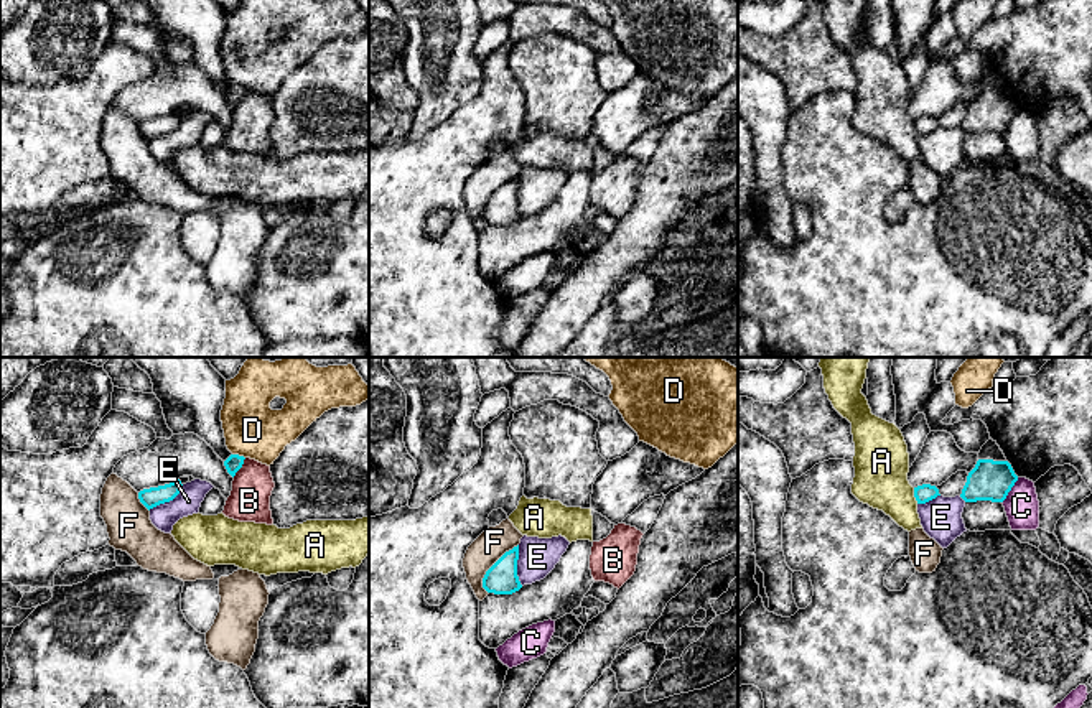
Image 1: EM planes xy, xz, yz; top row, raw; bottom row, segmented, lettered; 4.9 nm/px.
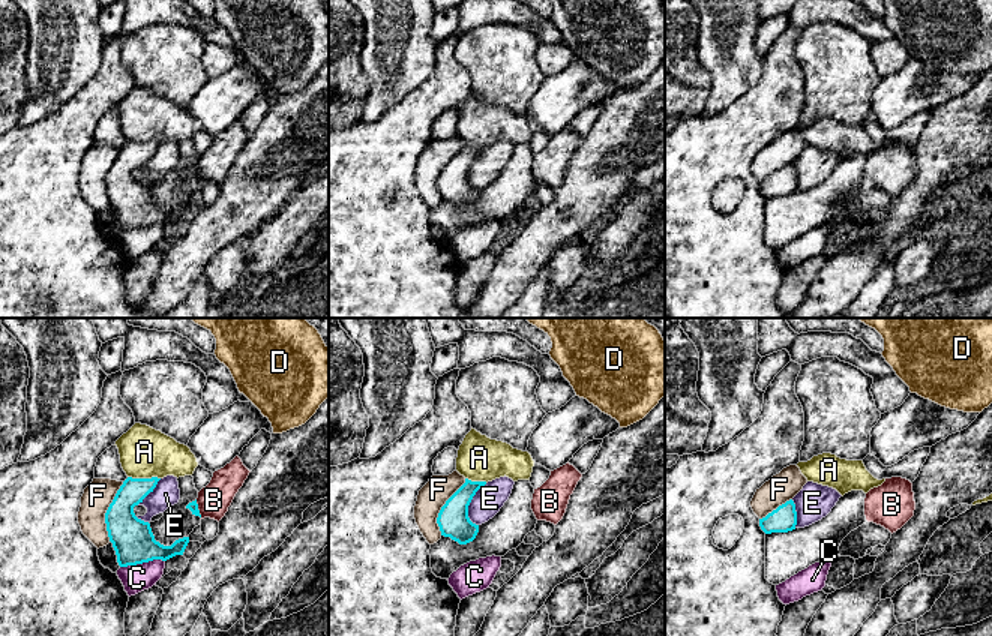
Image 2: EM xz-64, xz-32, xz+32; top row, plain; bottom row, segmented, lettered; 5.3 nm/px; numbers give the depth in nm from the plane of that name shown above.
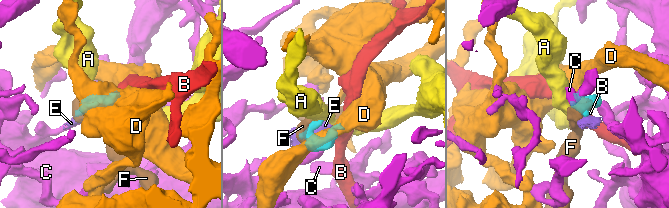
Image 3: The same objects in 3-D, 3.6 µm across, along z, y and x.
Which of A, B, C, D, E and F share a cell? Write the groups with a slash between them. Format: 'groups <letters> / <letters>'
groups A / B / C / D / E / F

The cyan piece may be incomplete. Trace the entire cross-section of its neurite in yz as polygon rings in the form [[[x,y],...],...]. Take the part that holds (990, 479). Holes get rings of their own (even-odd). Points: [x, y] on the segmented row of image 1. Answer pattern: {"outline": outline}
{"outline": [[[992,438],[982,446],[960,496],[944,497],[931,484],[914,487],[917,514],[924,532],[942,548],[967,532],[962,512],[967,502],[1003,502],[1018,481],[1011,464]]]}

